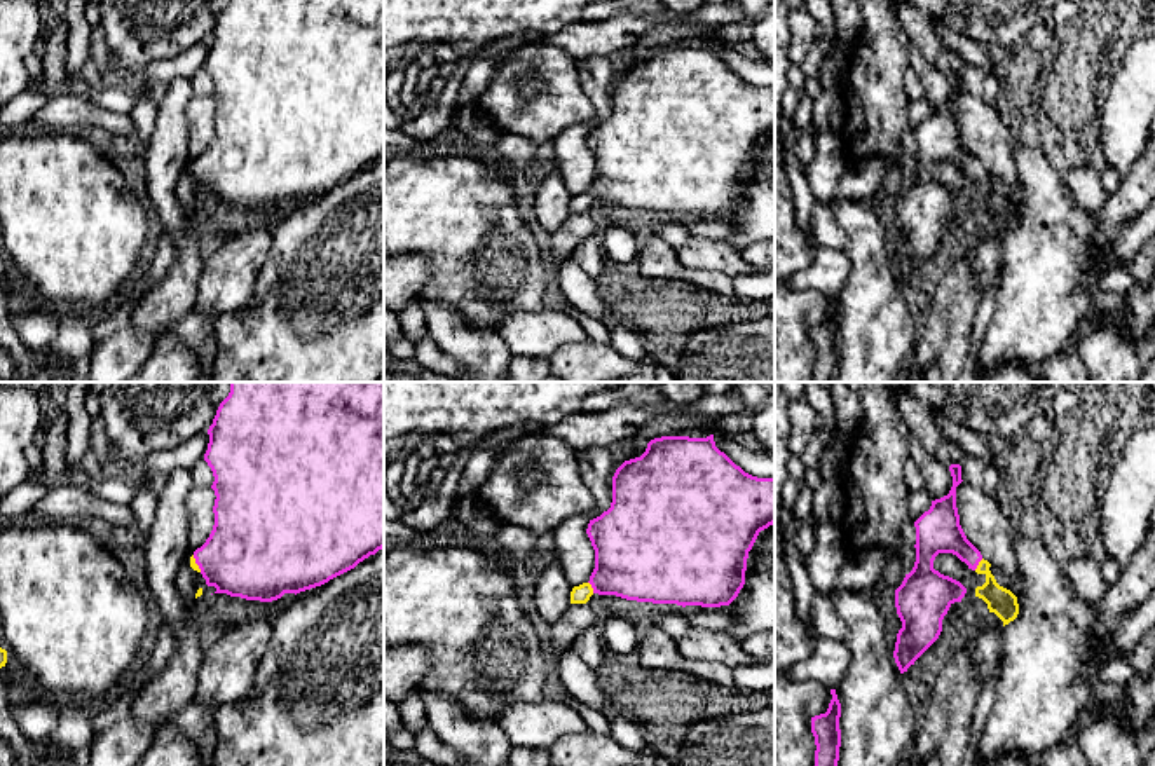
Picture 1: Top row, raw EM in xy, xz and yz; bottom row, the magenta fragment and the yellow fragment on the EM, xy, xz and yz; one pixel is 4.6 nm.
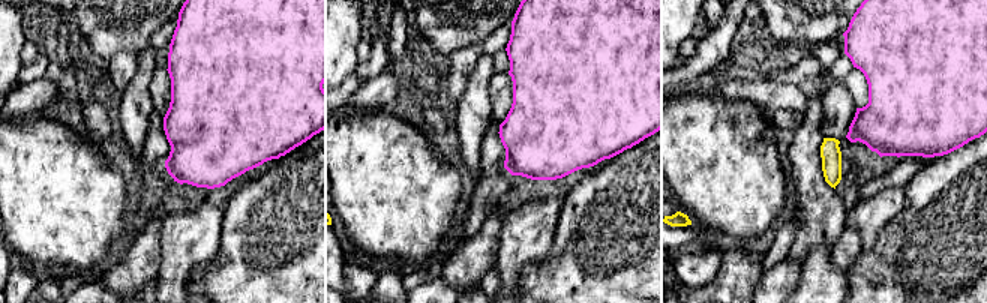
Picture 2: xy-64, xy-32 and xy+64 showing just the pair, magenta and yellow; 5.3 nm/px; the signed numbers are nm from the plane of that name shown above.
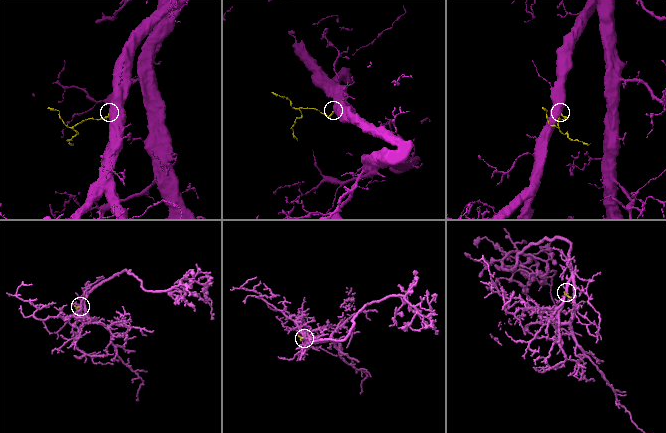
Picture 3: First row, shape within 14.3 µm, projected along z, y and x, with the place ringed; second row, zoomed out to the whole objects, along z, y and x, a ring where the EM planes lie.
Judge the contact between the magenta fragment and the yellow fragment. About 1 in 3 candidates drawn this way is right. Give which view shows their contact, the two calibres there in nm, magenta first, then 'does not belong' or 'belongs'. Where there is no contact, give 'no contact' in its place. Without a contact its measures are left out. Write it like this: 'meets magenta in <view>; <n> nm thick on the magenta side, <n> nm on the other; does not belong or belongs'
meets magenta in yz; 200 nm thick on the magenta side, 130 nm on the other; belongs

